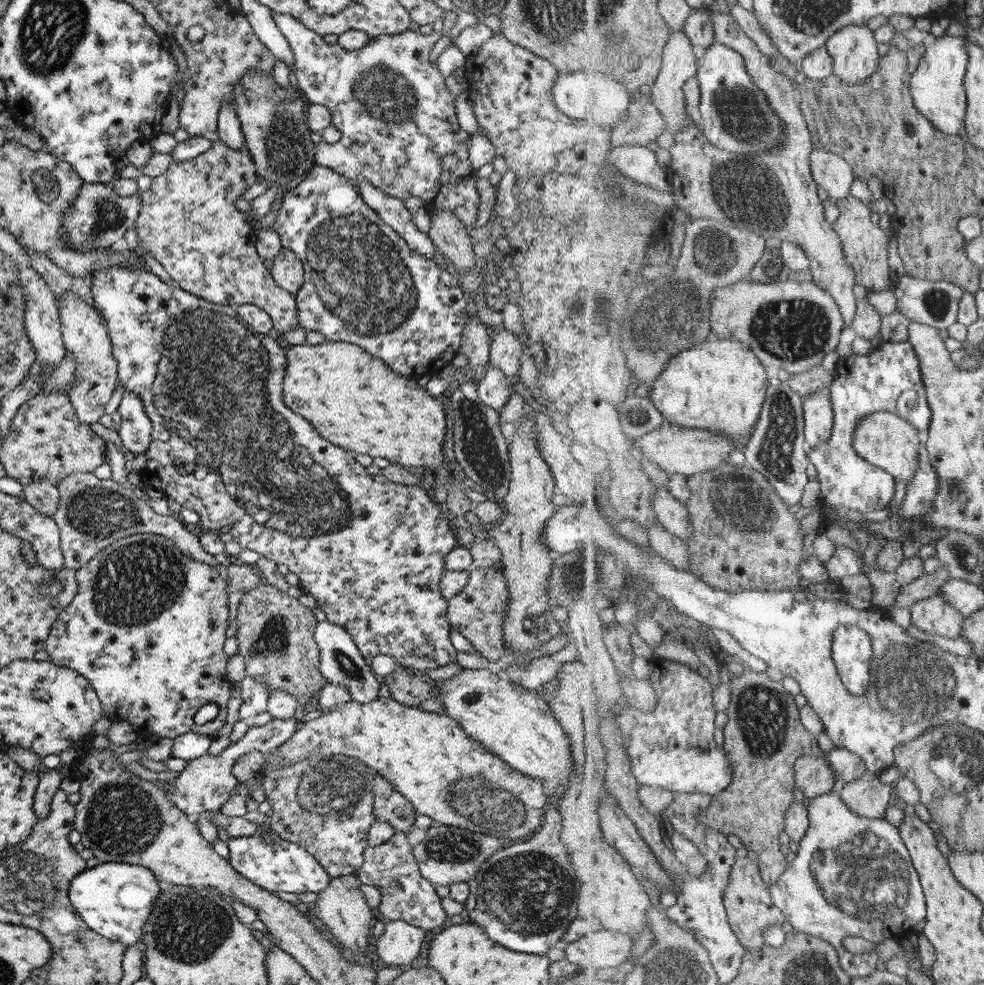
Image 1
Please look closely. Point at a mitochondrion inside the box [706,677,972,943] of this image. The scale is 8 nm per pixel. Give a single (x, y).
(859, 872)

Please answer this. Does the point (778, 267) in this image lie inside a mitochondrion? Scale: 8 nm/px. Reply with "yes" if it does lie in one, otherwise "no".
no

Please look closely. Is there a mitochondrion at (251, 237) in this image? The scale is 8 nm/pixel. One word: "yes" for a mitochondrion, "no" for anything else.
no

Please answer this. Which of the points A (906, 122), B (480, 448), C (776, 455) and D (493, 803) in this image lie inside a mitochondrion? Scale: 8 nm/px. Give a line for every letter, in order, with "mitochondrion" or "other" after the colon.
A: mitochondrion
B: mitochondrion
C: mitochondrion
D: mitochondrion

